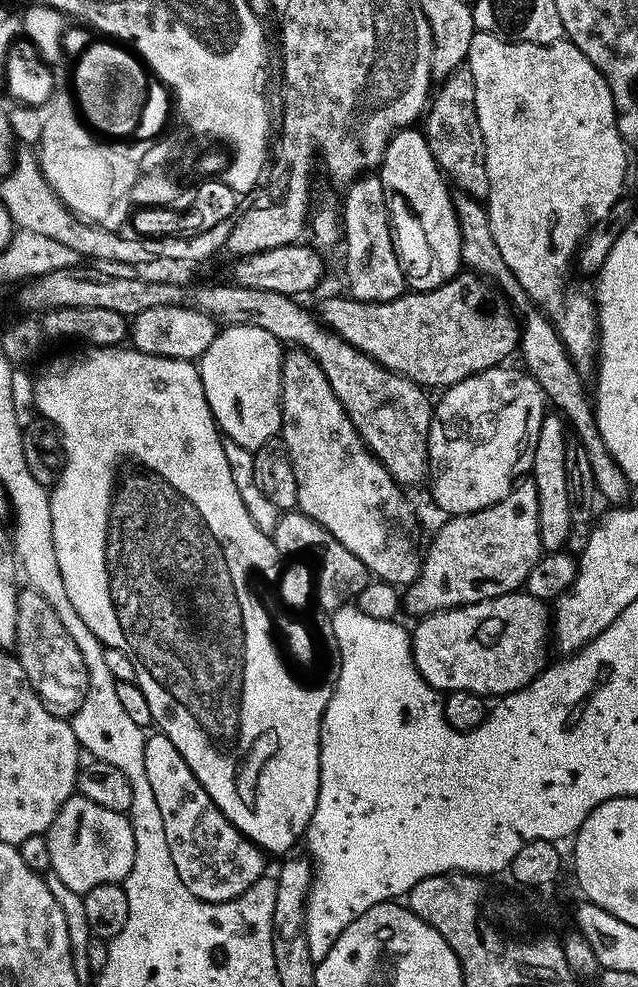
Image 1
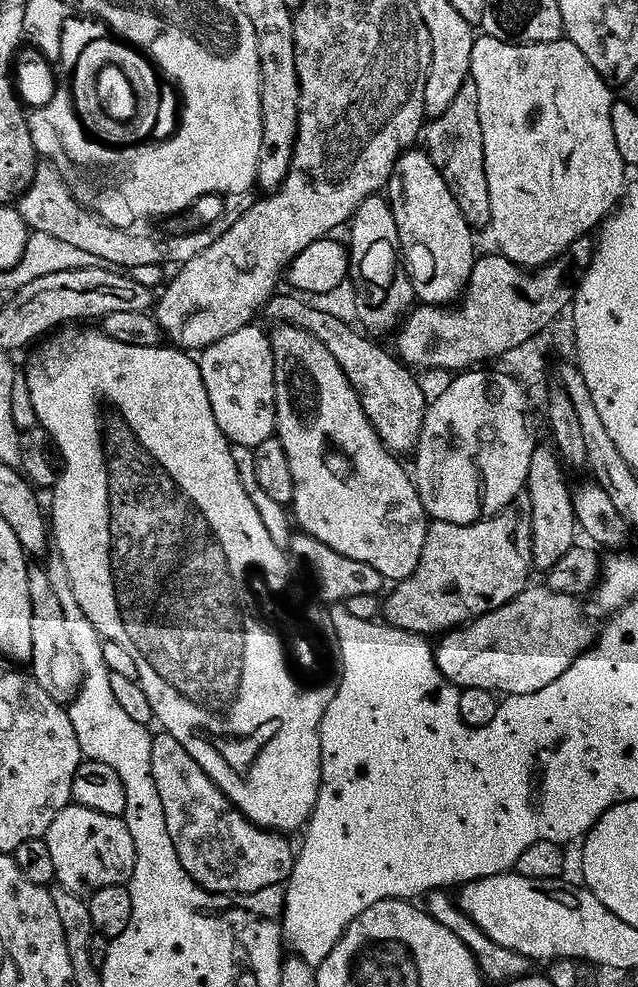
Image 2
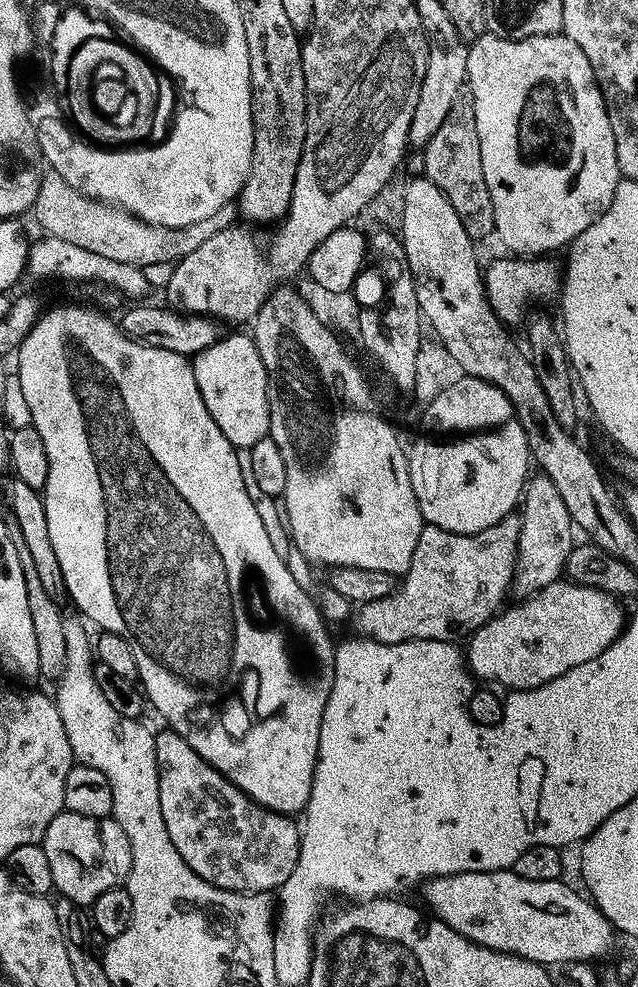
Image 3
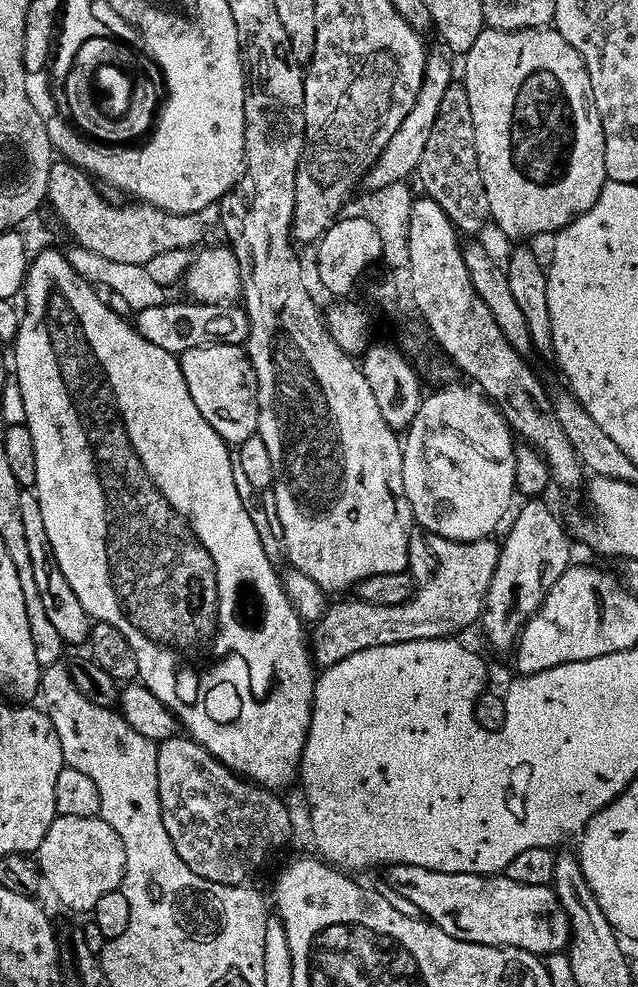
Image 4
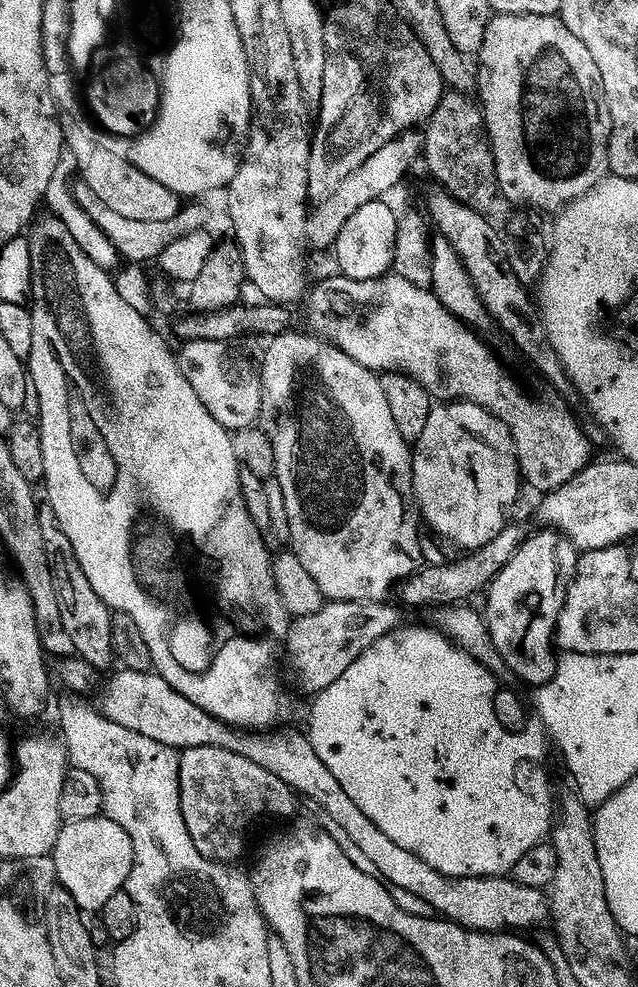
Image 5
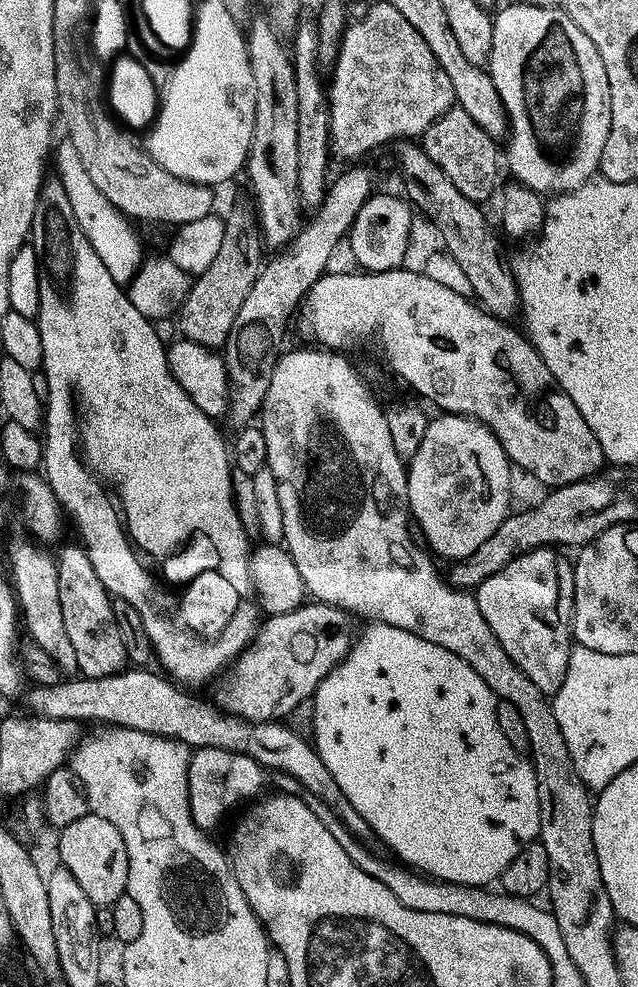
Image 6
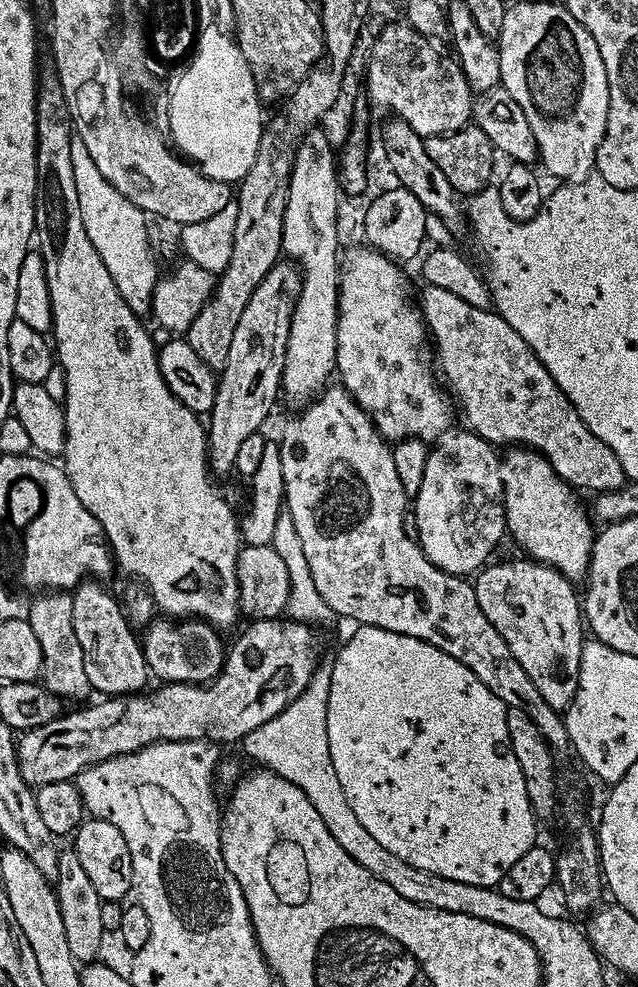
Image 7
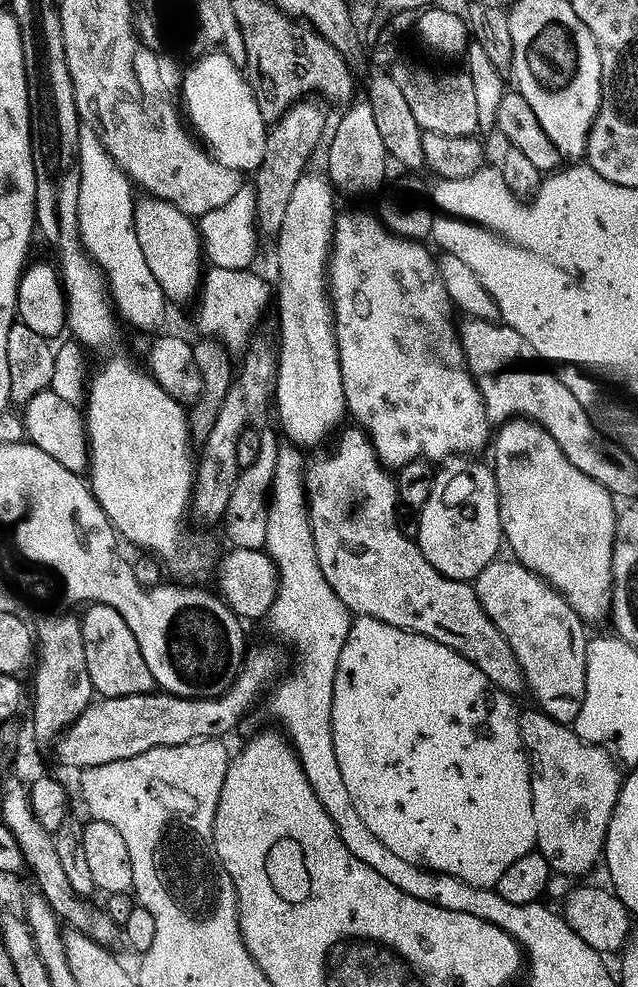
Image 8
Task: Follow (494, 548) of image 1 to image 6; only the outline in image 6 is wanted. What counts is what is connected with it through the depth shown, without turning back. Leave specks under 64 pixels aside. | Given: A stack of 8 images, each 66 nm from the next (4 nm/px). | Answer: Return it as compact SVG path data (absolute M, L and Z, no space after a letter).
M304 602L288 613L269 615L257 627L256 637L219 677L215 703L228 715L254 724L283 721L303 700L315 697L316 687L348 655L354 643L352 623L349 613L319 602Z

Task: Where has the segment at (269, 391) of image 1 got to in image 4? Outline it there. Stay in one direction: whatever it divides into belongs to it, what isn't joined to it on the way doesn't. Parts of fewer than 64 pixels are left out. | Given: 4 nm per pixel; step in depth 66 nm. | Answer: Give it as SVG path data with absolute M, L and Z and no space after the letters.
M241 345L199 346L198 349L181 353L178 359L194 402L221 438L229 445L239 446L244 440L257 435L257 428L262 421L262 388L252 359Z

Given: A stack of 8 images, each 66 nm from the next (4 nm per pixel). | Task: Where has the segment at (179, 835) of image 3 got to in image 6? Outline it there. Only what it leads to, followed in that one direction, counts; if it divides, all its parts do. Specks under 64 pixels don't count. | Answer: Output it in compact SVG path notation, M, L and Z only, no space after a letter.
M221 748L195 749L188 767L188 778L191 814L197 826L205 830L216 828L239 804L255 801L265 791L268 776L261 764L241 752Z

